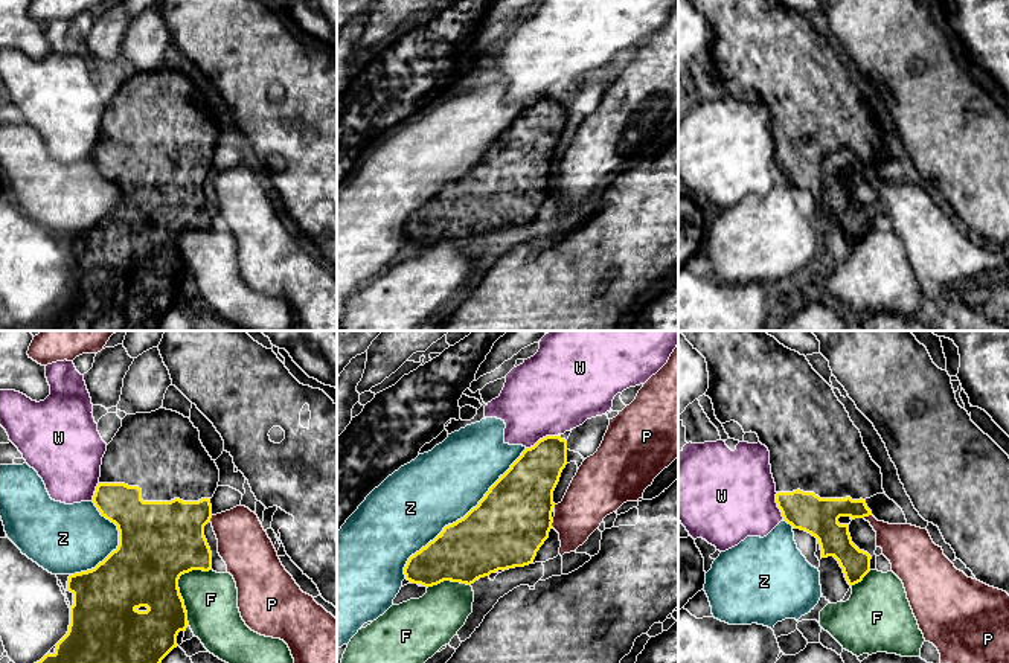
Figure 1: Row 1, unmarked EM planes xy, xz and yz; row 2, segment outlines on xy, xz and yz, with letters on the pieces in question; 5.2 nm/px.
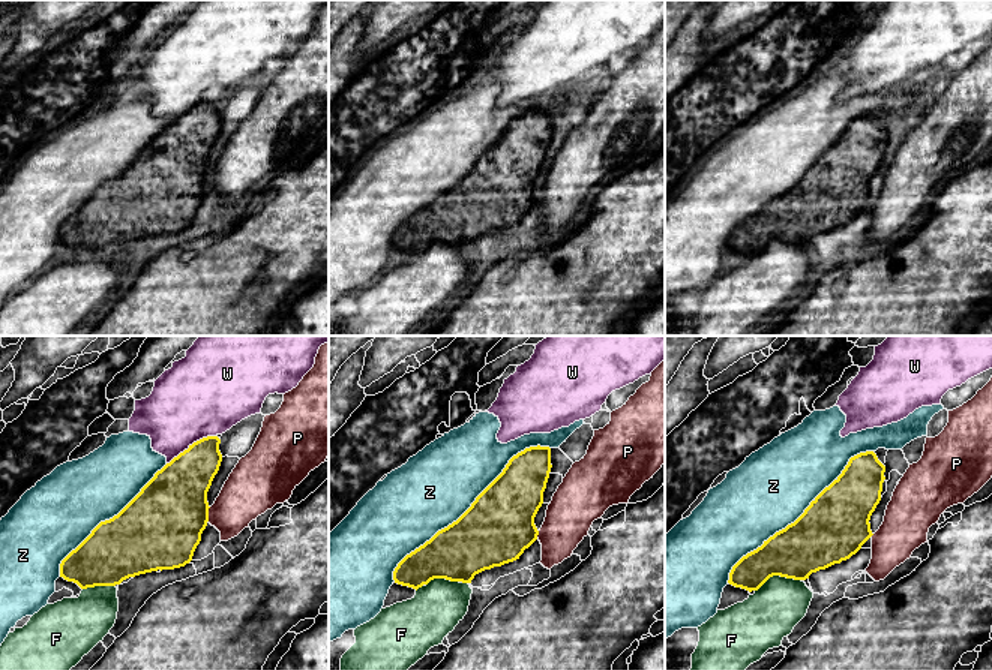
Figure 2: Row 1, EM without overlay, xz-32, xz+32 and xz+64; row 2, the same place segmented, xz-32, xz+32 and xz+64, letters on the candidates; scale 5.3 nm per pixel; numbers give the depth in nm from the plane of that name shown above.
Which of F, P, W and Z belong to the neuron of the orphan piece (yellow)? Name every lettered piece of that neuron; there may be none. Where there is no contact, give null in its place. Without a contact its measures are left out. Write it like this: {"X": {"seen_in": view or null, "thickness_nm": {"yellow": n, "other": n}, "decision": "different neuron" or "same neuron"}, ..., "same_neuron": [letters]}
{"F": {"seen_in": "xy", "thickness_nm": {"yellow": 420, "other": 280}, "decision": "different neuron"}, "P": {"seen_in": "xz", "thickness_nm": {"yellow": 400, "other": 260}, "decision": "different neuron"}, "W": {"seen_in": "xz", "thickness_nm": {"yellow": 260, "other": 440}, "decision": "different neuron"}, "Z": {"seen_in": "xz", "thickness_nm": {"yellow": 400, "other": 400}, "decision": "different neuron"}, "same_neuron": []}

